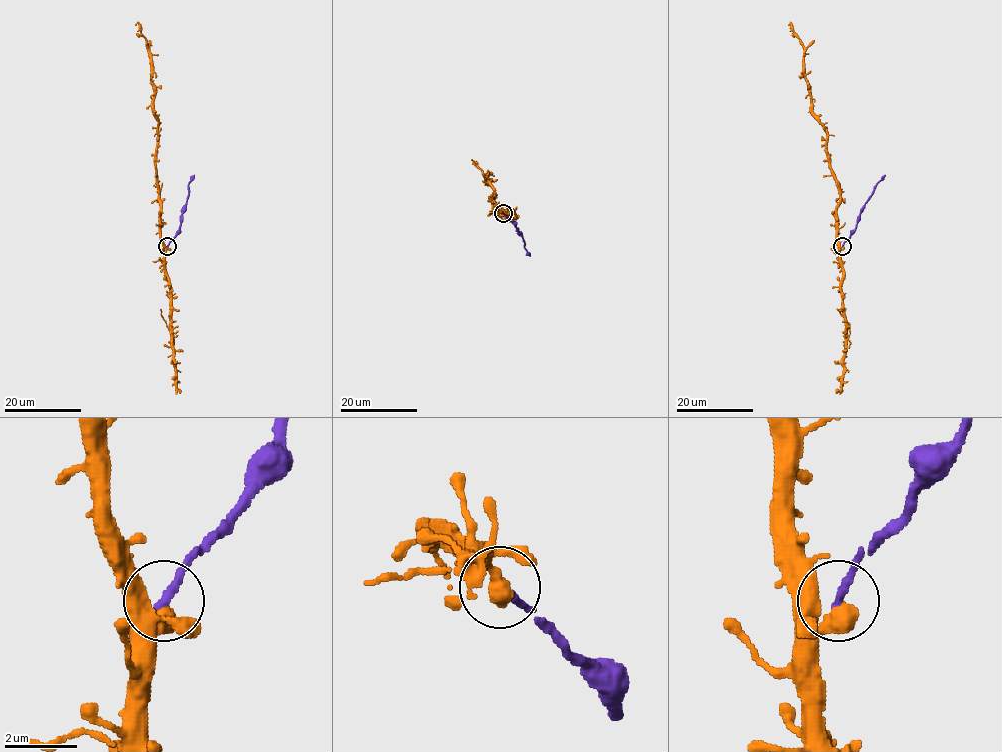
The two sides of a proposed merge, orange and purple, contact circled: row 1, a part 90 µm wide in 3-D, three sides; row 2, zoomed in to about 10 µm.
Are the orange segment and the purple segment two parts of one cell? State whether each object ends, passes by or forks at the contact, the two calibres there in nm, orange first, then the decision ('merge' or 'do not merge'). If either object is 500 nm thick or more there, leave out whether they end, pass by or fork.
calibres 550 and 240 nm; do not merge

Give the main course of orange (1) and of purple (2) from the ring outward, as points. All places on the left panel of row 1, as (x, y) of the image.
1: (167, 246), (161, 237), (156, 163), (158, 116), (154, 111), (149, 47), (139, 24), (135, 25)
2: (167, 246), (180, 227), (188, 183), (194, 174)

